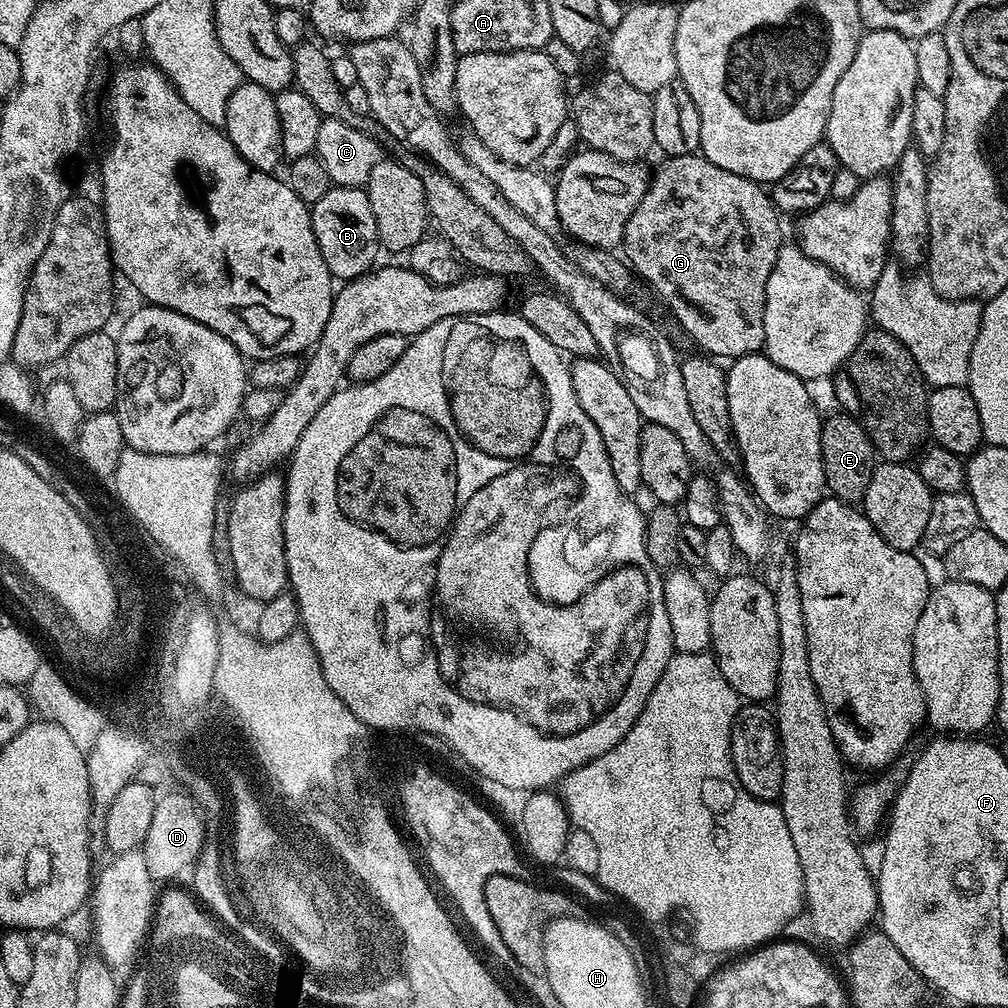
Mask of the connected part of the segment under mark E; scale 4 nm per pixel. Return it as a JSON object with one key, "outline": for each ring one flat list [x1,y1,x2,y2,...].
{"outline":[[837,411,820,425,820,445,822,446,822,466,824,467,824,483,827,491,835,499,845,500,856,506,863,501,866,486,870,486,870,478,878,463,878,453,868,437,863,423,847,412]]}

